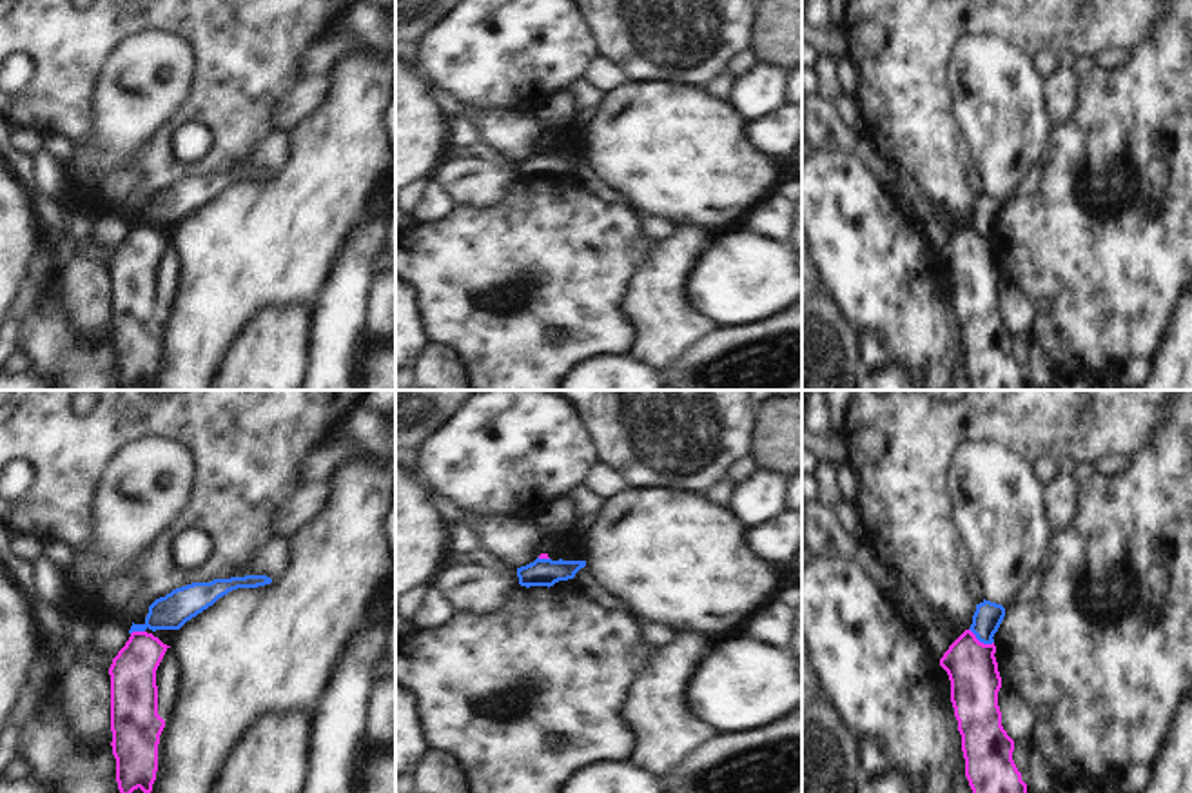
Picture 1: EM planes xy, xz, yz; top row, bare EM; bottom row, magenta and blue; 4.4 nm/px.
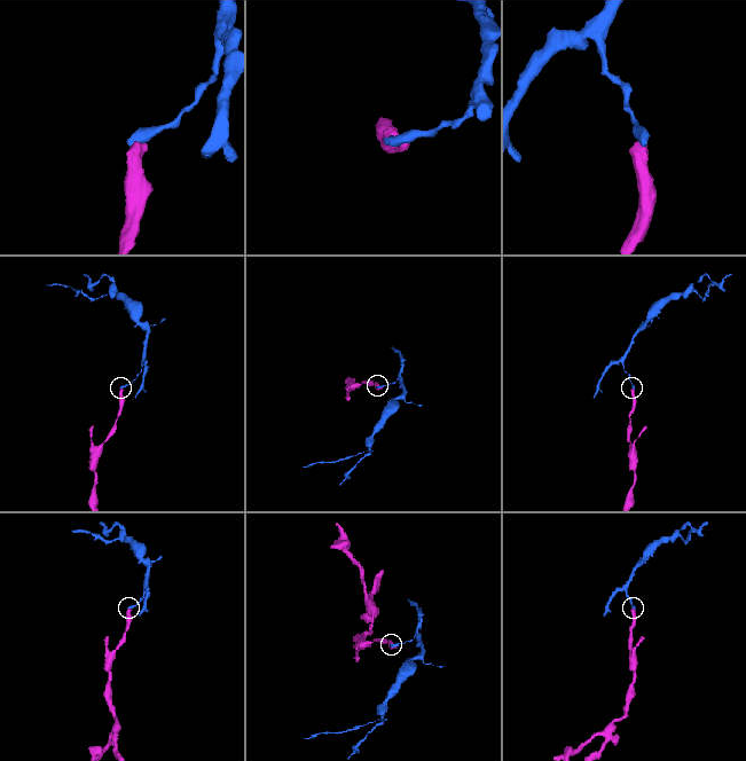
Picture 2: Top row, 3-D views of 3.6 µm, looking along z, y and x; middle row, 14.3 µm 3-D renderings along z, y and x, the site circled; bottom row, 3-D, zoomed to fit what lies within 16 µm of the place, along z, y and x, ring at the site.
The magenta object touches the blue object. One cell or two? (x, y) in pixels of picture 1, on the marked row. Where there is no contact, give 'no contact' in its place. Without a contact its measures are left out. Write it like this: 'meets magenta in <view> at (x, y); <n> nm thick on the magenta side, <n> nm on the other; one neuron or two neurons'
meets magenta in yz at (978, 641); 220 nm thick on the magenta side, 130 nm on the other; two neurons

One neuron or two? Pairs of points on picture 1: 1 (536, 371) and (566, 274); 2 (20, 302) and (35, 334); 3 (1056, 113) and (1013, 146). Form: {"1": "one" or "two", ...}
{"1": "one", "2": "two", "3": "two"}

